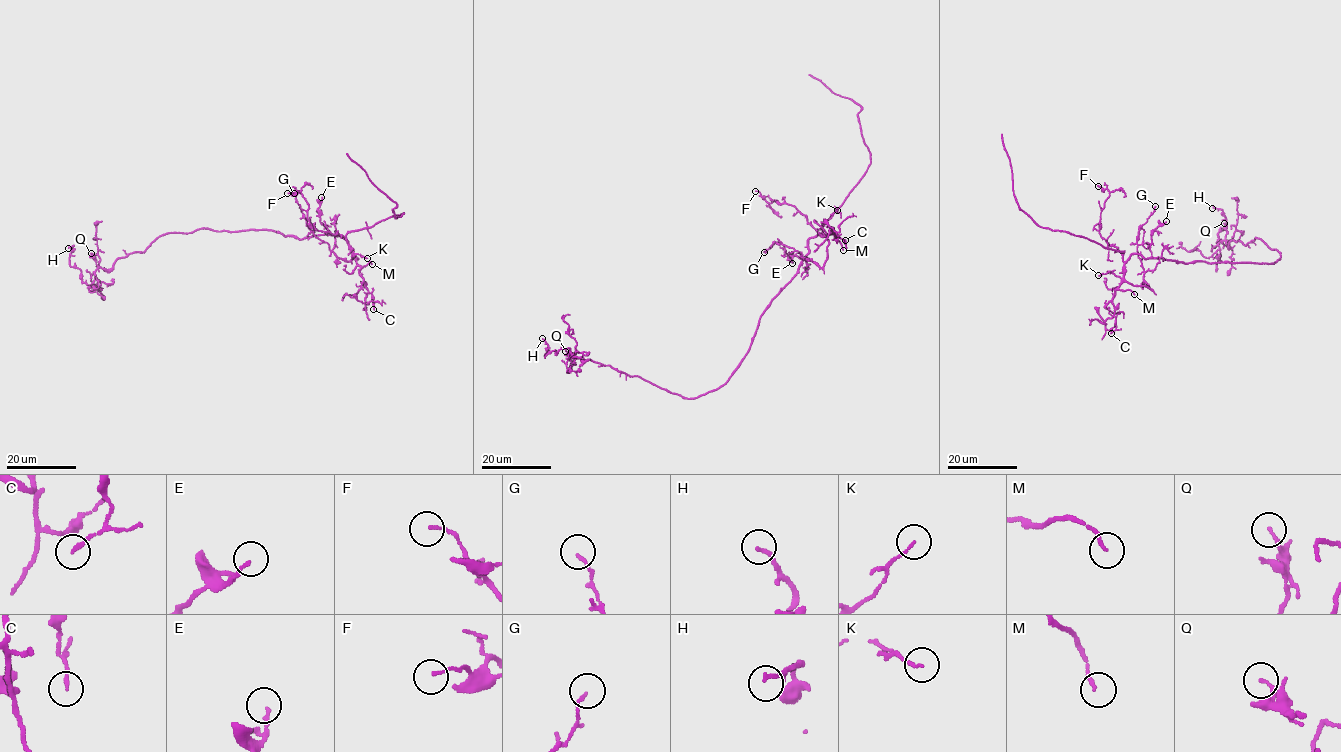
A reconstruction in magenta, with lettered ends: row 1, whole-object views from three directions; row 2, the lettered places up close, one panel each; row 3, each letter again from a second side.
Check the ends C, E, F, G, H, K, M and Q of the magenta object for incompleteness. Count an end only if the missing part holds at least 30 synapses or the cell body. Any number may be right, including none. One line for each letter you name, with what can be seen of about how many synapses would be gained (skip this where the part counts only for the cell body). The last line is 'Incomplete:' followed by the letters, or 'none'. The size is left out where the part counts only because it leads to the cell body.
Incomplete: none

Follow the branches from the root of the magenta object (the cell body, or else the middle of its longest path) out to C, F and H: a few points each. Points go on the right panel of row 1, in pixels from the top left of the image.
C: (1205, 261), (1185, 264), (1131, 254), (1112, 300), (1116, 328), (1111, 333)
F: (1205, 261), (1185, 264), (1137, 254), (1124, 262), (1099, 234), (1109, 192), (1098, 186)
H: (1205, 261), (1281, 256), (1255, 237), (1211, 251), (1226, 225), (1212, 208)

